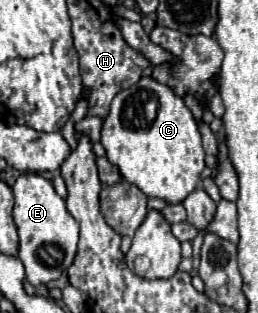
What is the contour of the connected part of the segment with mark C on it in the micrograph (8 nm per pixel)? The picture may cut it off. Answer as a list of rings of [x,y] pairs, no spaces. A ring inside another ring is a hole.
[[[142,76],[136,84],[126,90],[120,90],[114,96],[110,112],[104,118],[102,126],[102,146],[106,150],[106,158],[114,166],[118,166],[120,174],[130,184],[136,184],[146,196],[162,198],[168,204],[180,204],[198,186],[200,172],[206,166],[198,124],[192,112],[186,108],[184,100],[174,92],[174,88],[156,82],[152,76]]]

